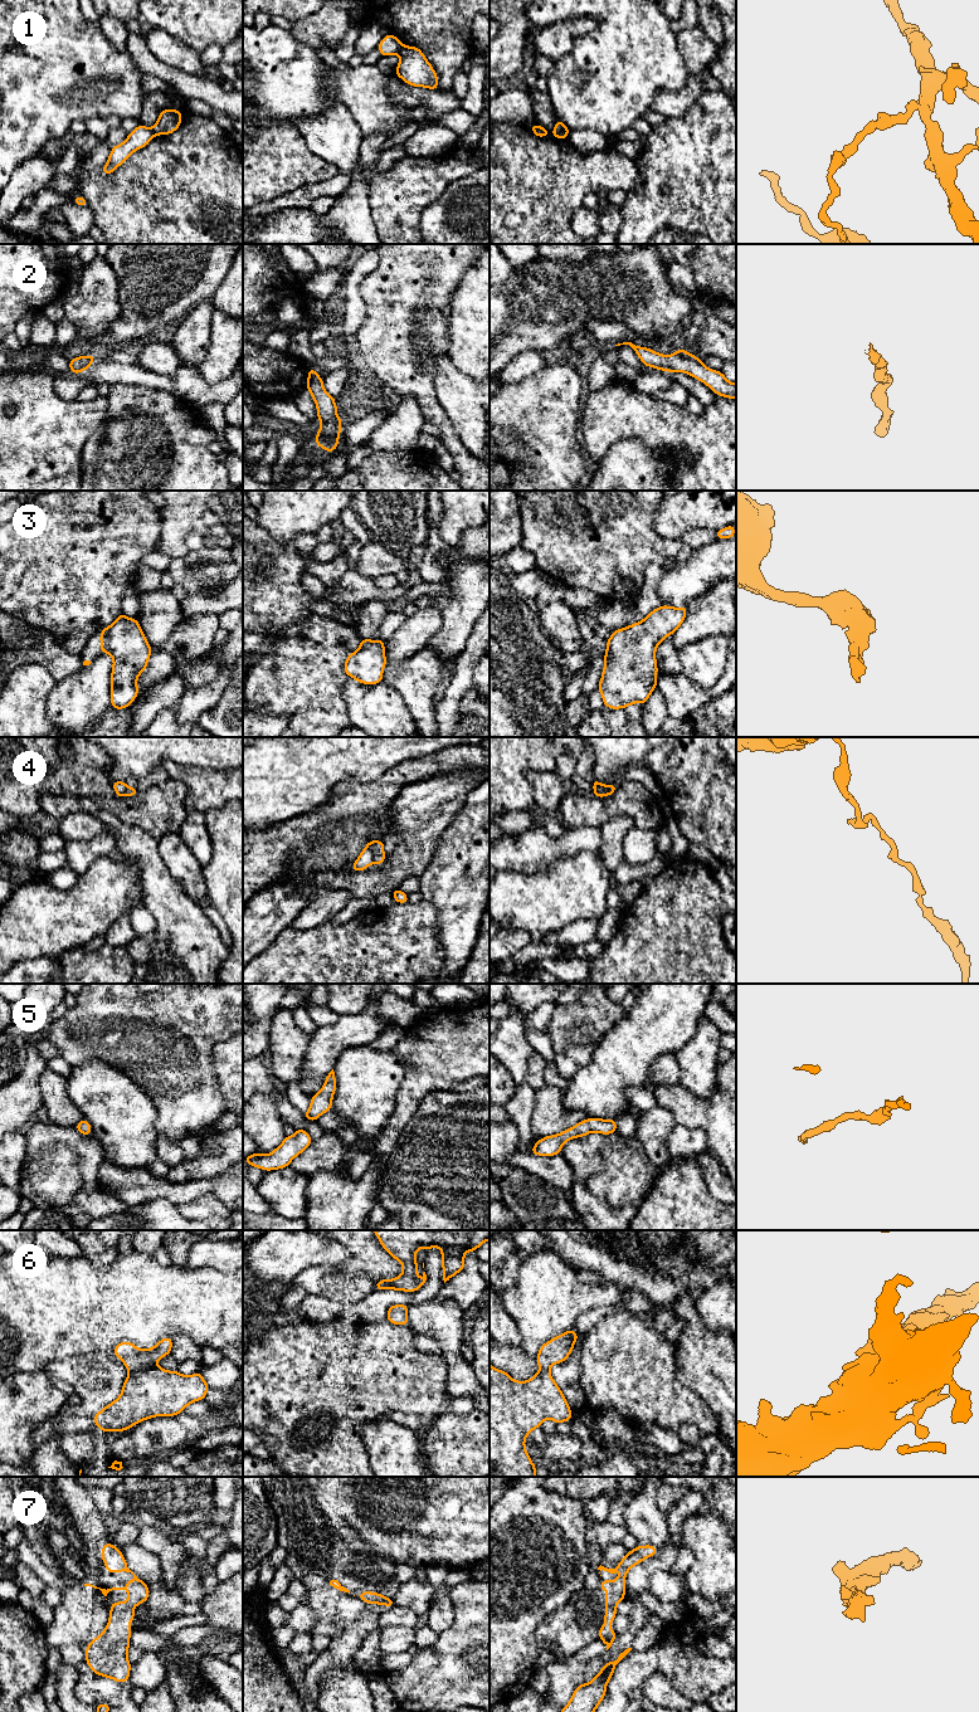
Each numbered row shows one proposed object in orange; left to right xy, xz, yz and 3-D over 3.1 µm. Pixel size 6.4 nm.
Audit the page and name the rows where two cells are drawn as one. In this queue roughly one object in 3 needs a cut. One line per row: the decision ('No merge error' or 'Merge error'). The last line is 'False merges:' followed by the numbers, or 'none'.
1: Merge error
2: No merge error
3: No merge error
4: Merge error
5: No merge error
6: Merge error
7: No merge error
False merges: 1, 4, 6

